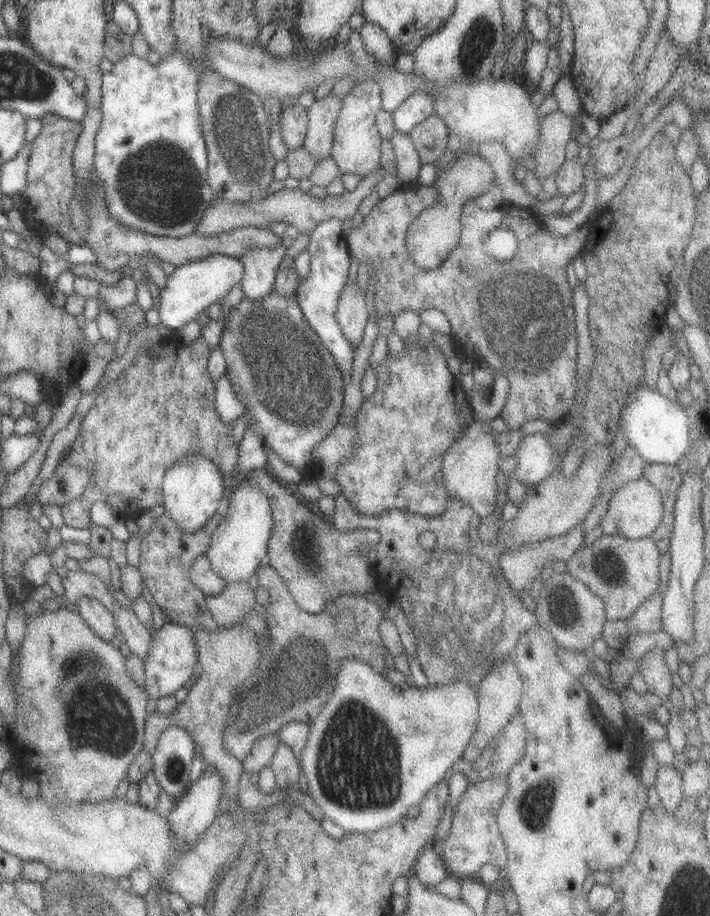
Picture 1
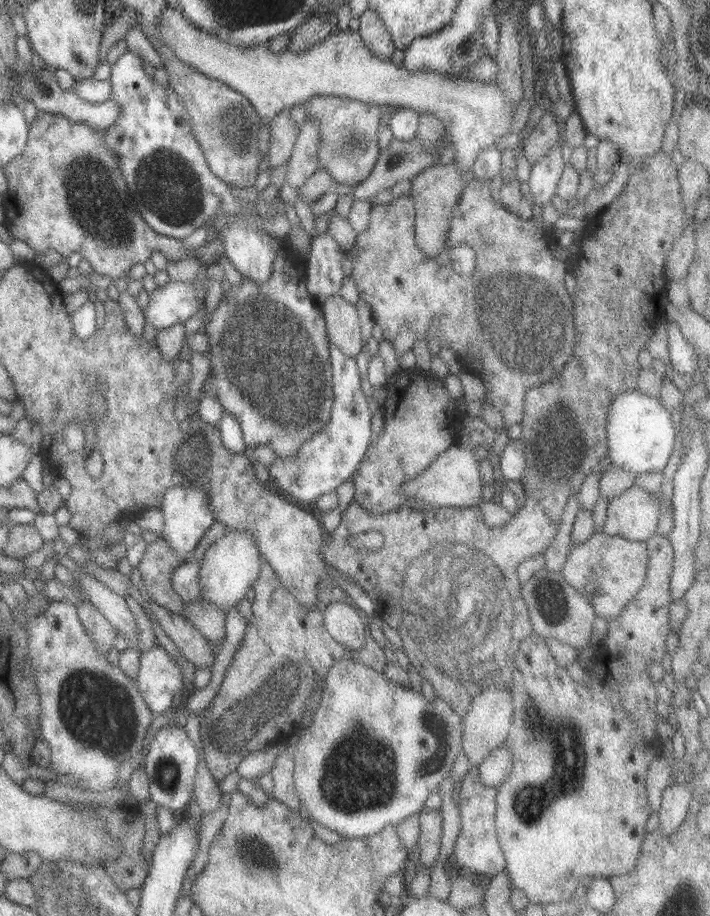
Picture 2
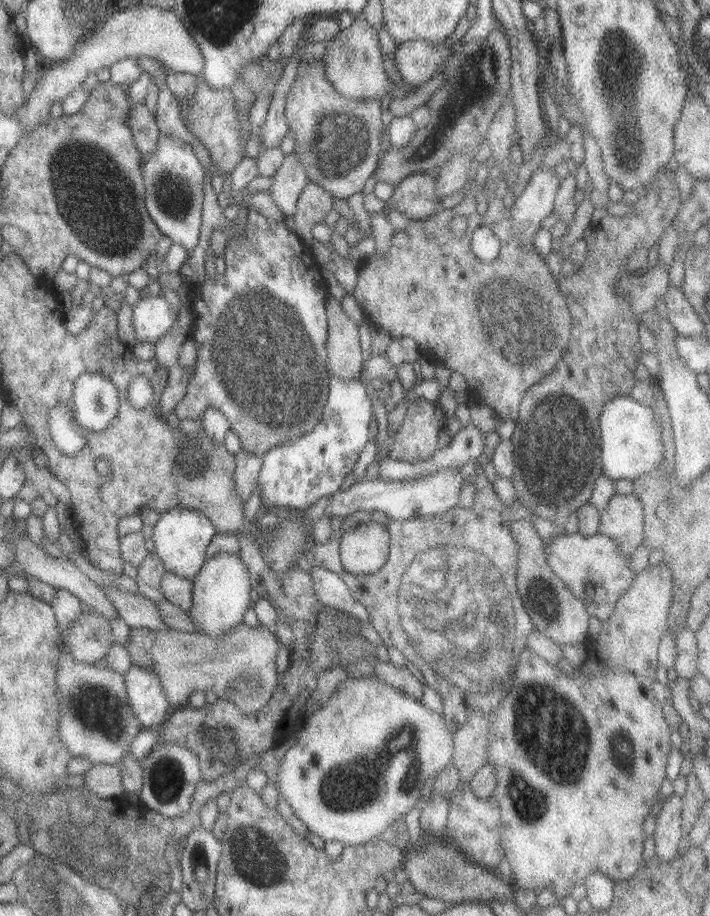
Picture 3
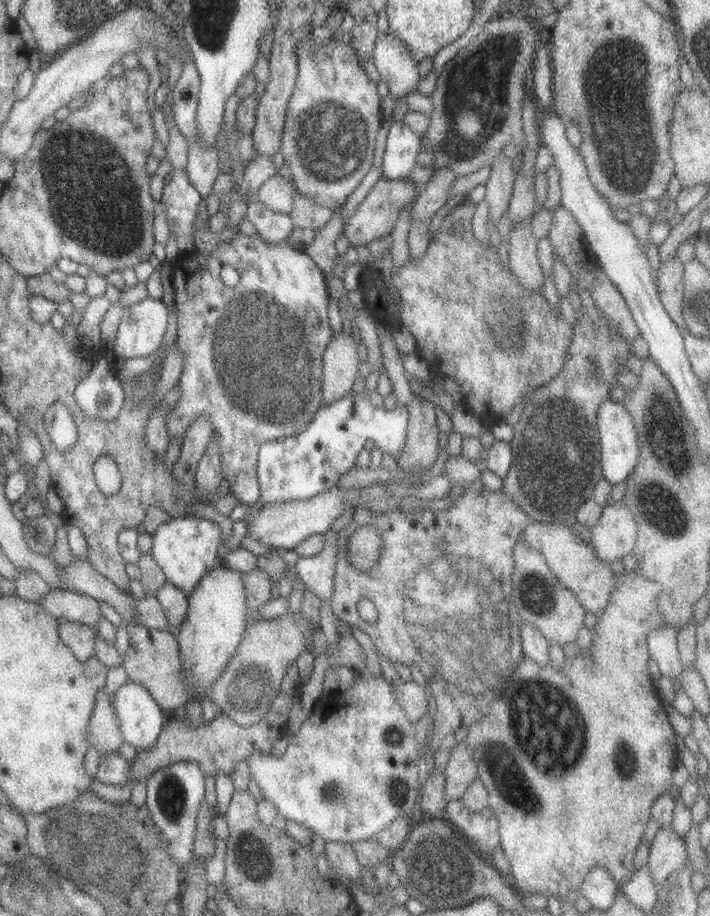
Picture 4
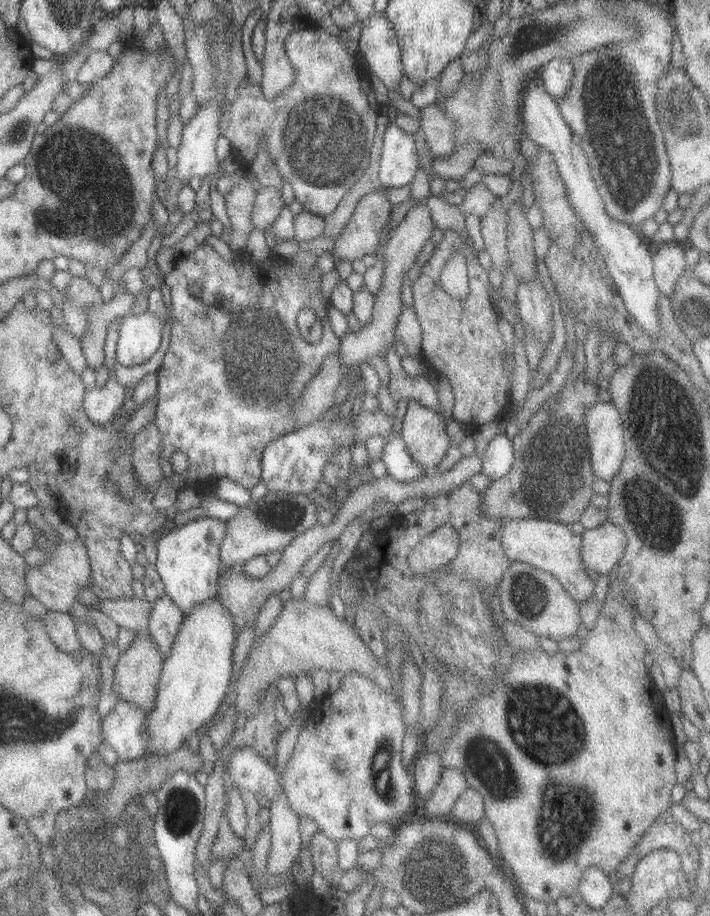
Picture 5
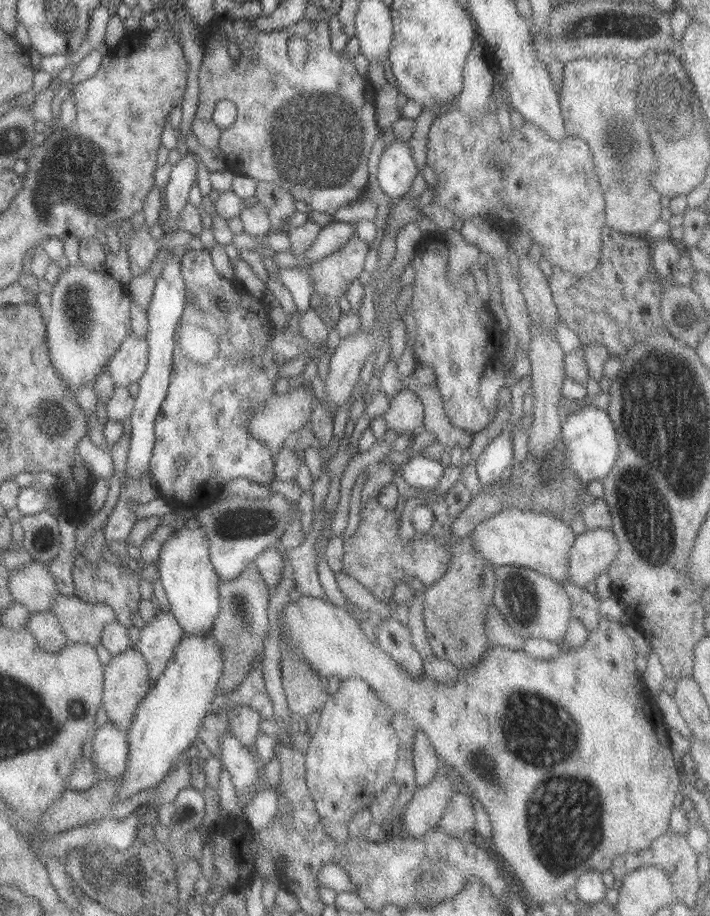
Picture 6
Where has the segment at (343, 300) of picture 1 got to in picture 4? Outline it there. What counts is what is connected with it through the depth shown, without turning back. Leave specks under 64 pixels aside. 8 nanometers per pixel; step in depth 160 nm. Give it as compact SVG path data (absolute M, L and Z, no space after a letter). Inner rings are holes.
M332 333L322 353L322 404L329 404L351 391L360 366L358 345L349 335Z

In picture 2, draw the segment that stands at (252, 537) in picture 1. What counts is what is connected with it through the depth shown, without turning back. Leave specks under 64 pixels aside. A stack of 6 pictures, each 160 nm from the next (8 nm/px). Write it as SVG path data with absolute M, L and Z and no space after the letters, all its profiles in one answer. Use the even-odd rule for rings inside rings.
M226 528L223 536L220 536L207 550L199 561L198 583L200 600L220 608L222 612L228 610L245 597L245 592L252 586L259 572L259 553L253 544L253 539L244 530L230 530Z

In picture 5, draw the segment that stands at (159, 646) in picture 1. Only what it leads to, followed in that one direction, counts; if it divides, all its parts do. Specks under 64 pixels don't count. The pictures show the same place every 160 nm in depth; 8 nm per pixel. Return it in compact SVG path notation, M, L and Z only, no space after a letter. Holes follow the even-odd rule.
M121 700L111 708L100 723L104 745L117 755L117 762L131 761L145 756L147 714L135 709L135 705Z

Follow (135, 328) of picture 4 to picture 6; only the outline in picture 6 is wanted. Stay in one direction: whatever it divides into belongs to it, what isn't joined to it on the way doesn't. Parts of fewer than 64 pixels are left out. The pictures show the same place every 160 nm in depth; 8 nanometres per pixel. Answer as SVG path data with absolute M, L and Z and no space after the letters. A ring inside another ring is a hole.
M130 332L107 364L112 385L126 388L132 382L138 382L143 374L147 360L147 342L138 339Z

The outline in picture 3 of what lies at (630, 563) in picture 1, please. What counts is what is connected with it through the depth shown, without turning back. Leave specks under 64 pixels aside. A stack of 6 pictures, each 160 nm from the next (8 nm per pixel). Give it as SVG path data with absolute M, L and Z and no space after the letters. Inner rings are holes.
M579 533L557 535L546 548L546 563L551 572L580 600L589 616L605 620L635 576L629 567L630 560L616 548L614 540L601 534L581 536Z

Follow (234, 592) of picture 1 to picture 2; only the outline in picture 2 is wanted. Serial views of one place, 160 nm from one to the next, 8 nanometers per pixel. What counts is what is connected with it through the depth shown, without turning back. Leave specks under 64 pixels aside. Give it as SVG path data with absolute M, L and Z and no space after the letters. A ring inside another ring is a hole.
M198 600L184 604L182 617L207 641L219 642L224 638L225 612L212 604Z

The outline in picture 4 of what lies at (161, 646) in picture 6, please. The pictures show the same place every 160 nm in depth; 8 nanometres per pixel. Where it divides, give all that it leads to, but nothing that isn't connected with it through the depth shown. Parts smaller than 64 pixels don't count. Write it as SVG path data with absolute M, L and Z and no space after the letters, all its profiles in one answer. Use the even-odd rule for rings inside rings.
M165 581L163 586L155 591L154 597L158 600L165 622L168 624L166 631L175 635L180 630L181 621L186 613L187 596Z

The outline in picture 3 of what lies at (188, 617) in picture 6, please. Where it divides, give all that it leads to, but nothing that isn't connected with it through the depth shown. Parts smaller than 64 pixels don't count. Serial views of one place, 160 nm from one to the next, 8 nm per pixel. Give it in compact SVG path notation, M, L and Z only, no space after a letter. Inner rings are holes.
M176 506L176 508L160 513L156 523L152 526L150 539L153 542L155 556L161 561L164 570L179 578L191 580L204 563L207 545L216 533L214 526L203 514L190 508Z

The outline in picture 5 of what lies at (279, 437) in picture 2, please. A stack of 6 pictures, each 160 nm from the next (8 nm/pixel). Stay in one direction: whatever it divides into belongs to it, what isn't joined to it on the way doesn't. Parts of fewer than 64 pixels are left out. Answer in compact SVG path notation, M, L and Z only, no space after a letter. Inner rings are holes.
M203 243L189 255L178 257L171 272L165 276L164 284L171 294L171 325L169 326L169 344L167 344L167 352L165 352L165 356L163 356L163 360L161 360L161 366L159 366L156 374L157 393L154 395L156 405L154 406L151 421L152 424L157 427L157 432L160 436L160 471L167 482L172 484L177 491L184 486L195 487L197 482L201 482L201 484L207 484L207 482L209 482L209 484L211 484L211 482L215 482L215 478L225 478L243 486L243 488L249 492L249 490L261 480L260 458L265 445L270 440L286 434L287 432L291 432L290 424L292 423L292 408L294 407L294 402L298 399L299 393L303 390L303 387L306 386L306 382L319 371L323 359L325 359L327 355L338 352L339 339L335 338L335 335L331 332L326 319L326 306L328 302L321 296L321 273L317 273L313 268L307 270L299 269L299 265L293 265L293 263L288 260L281 260L281 258L277 258L271 254L265 259L255 260L254 258L250 258L250 261L251 262L247 262L247 258L243 258L243 264L241 264L239 258L236 258L235 261L231 259L231 261L223 262L222 258L218 256L215 250ZM302 308L312 310L319 320L318 328L320 329L320 334L317 341L308 342L301 335L297 334L294 318L295 314ZM187 336L195 336L197 340L205 338L205 340L201 340L201 342L203 342L207 348L205 348L205 350L195 350L195 348L189 344ZM199 352L201 352L201 356L211 356L209 362L213 360L213 378L211 378L211 380L181 380L181 374L189 374L189 376L195 374L195 370L183 366L181 356L199 356ZM175 451L183 452L189 459L187 470L184 470L179 475L173 474L173 472L171 472L171 466L169 466L169 456Z

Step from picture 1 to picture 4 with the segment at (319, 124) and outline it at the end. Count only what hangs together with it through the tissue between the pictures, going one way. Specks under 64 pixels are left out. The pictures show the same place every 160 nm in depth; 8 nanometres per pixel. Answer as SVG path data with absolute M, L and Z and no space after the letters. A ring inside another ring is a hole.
M273 175L257 189L255 200L259 200L271 212L288 215L295 194L292 183L285 181L281 176Z

